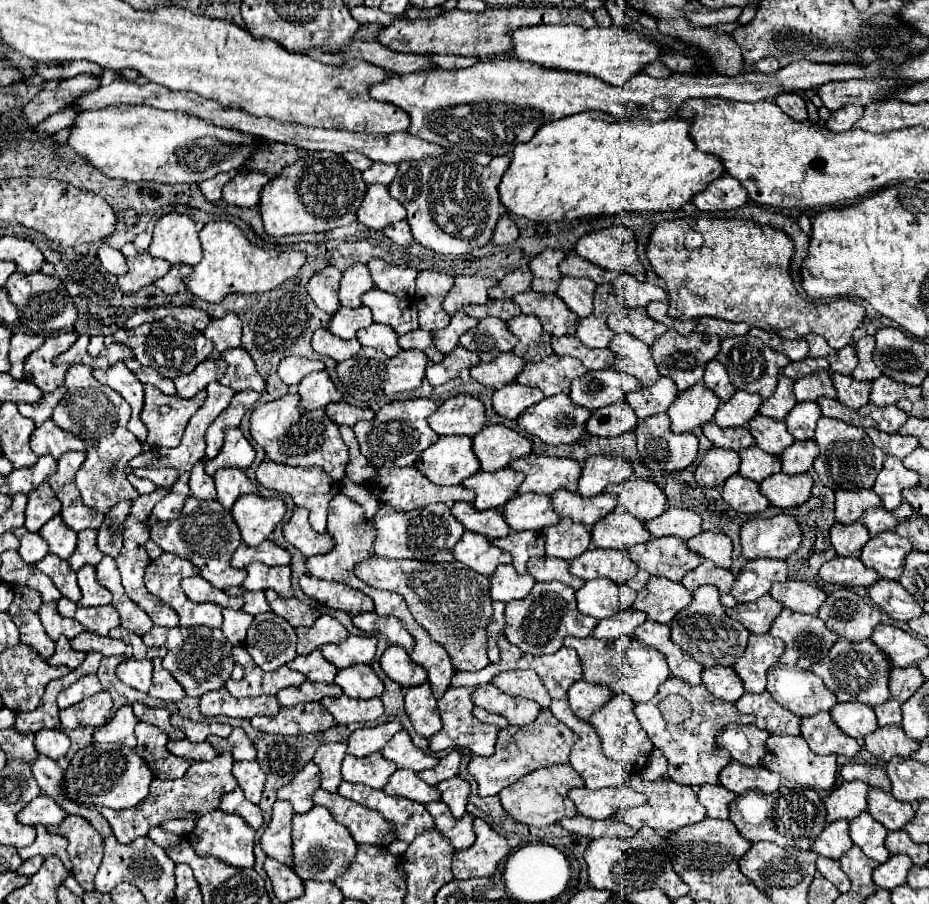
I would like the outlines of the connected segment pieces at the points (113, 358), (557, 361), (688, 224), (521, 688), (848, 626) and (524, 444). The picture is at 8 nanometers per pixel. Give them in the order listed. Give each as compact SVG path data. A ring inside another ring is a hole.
M112 344L110 348L108 348L108 360L110 360L110 364L116 364L116 362L120 362L120 360L124 360L124 358L132 358L134 354L132 354L132 350L128 348L128 346L122 346L122 344Z
M552 354L540 362L528 362L516 382L520 382L522 386L538 388L544 396L554 396L568 394L570 382L584 374L586 368L580 360L572 356Z
M682 218L672 222L660 222L648 242L646 252L654 272L666 282L670 296L672 318L692 320L702 316L722 318L728 322L746 322L784 338L804 338L814 332L826 338L832 348L844 348L852 342L852 332L862 324L866 312L852 300L832 300L826 304L814 304L804 300L794 288L790 274L790 262L794 256L794 240L776 228L754 224L750 220L720 220L720 218Z
M512 670L512 672L500 672L492 684L500 686L500 690L508 696L522 696L528 700L534 700L540 704L542 710L550 710L550 696L542 682L538 680L536 672L532 670Z
M840 588L836 592L832 592L826 602L820 606L818 610L818 616L822 618L822 622L828 626L828 630L832 630L834 634L842 636L842 638L848 638L852 642L860 642L860 640L866 640L872 636L872 630L878 626L880 622L880 612L872 606L868 606L854 590L850 588Z
M502 424L482 428L474 438L474 454L480 460L484 472L496 472L506 468L512 460L524 458L532 452L530 438L510 430Z

